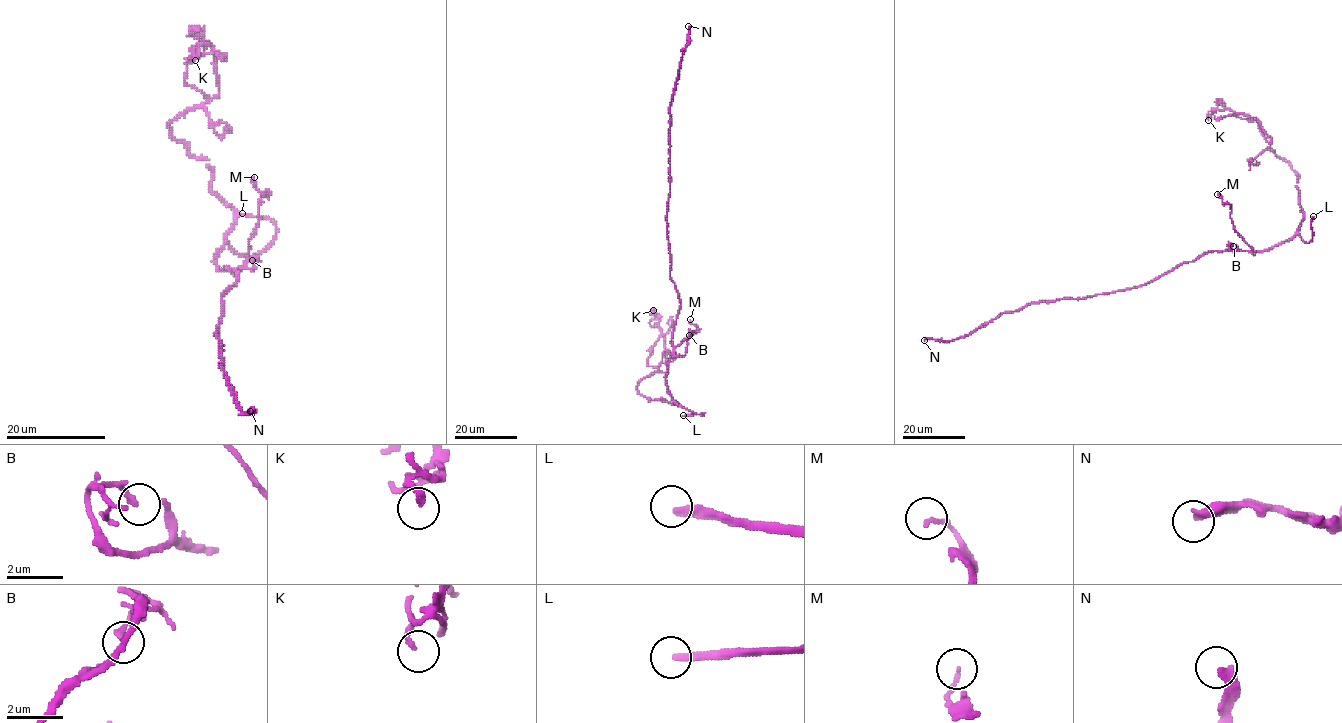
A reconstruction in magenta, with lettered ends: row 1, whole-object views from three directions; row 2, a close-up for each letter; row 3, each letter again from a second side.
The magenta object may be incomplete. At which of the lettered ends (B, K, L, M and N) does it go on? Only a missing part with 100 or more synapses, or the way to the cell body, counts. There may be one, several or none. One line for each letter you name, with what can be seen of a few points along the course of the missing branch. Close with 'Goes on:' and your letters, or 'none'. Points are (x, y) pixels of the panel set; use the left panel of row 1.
L: (242, 213), (201, 223), (188, 211), (150, 191), (129, 164), (113, 158)
Goes on: L, N

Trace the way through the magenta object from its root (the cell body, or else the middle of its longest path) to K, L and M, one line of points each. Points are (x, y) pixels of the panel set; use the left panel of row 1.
K: (232, 269), (214, 258), (235, 212), (170, 128), (218, 95), (213, 50), (195, 60)
L: (232, 269), (221, 270), (214, 262), (226, 243), (238, 254), (253, 255), (276, 233), (271, 221), (242, 213)
M: (232, 269), (224, 268), (239, 272), (245, 265), (249, 239), (259, 220), (258, 202), (263, 194), (254, 177)

